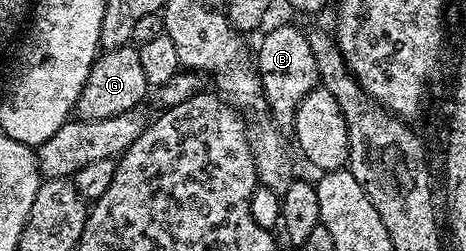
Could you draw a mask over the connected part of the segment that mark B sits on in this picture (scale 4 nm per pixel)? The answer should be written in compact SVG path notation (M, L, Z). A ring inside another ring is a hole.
M297 27L271 28L262 37L257 51L255 47L255 66L273 122L281 129L292 128L302 97L311 93L319 83L315 53L311 53L308 34Z

